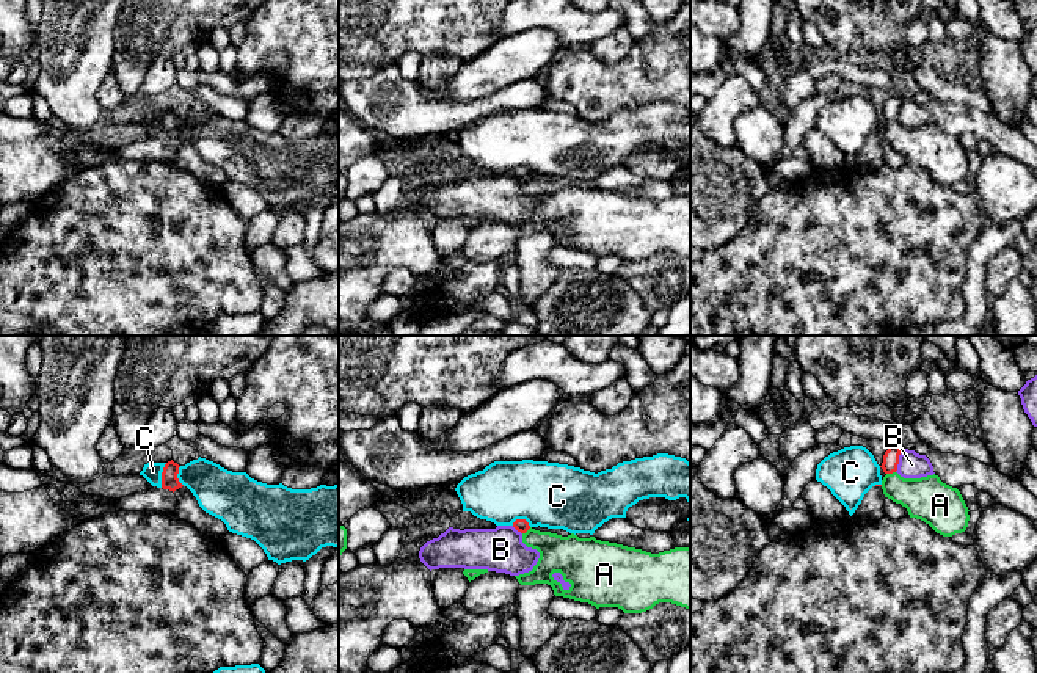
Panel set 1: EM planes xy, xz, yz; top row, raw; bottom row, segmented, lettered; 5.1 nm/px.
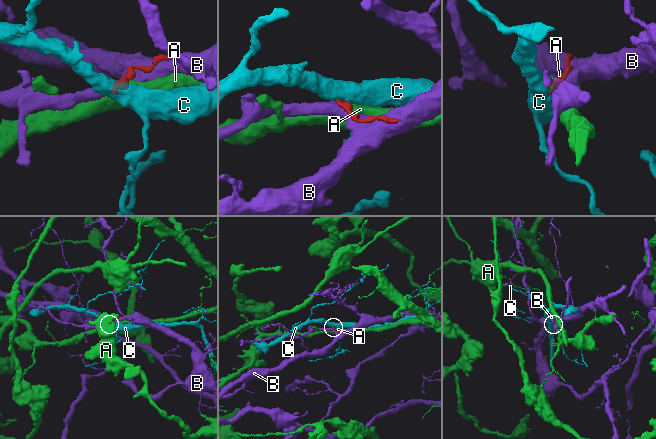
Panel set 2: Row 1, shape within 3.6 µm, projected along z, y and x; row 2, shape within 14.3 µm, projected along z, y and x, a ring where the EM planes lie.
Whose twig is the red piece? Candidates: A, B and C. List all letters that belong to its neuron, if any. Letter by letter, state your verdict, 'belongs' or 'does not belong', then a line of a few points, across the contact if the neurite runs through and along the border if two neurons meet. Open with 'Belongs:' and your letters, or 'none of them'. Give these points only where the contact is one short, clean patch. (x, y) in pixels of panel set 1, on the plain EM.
Belongs: none of them
A: does not belong | yz (895, 120), (887, 123)
B: does not belong
C: does not belong | xy (167, 112), (160, 135)

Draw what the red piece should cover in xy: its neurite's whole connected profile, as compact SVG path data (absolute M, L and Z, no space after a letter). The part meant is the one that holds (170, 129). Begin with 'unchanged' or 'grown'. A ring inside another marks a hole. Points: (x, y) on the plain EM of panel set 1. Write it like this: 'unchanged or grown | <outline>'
grown | M171 108L165 113L162 121L162 136L173 140L177 146L174 163L191 173L201 182L223 188L229 180L226 173L199 155L193 141L179 130L179 116L180 115Z

